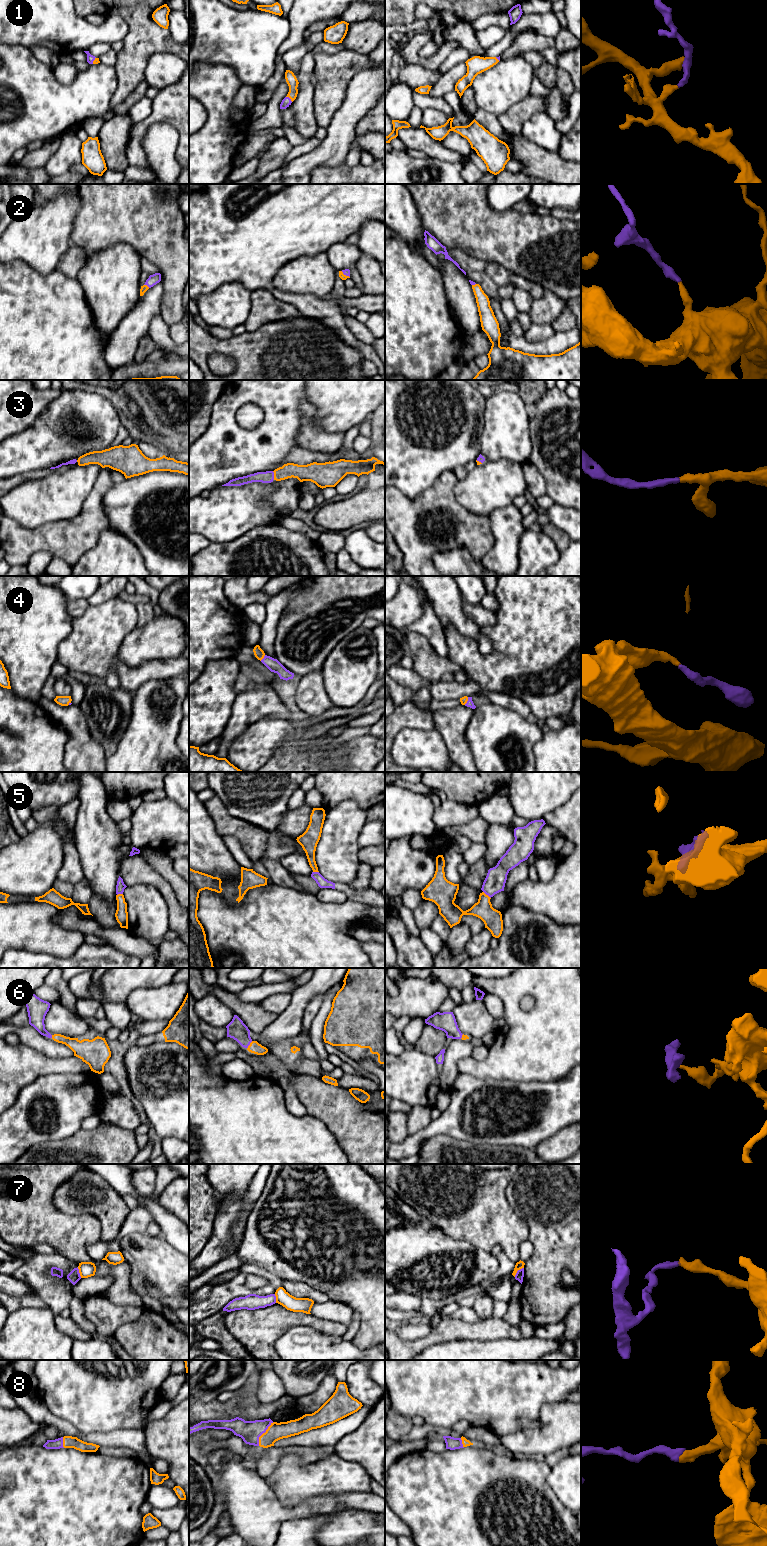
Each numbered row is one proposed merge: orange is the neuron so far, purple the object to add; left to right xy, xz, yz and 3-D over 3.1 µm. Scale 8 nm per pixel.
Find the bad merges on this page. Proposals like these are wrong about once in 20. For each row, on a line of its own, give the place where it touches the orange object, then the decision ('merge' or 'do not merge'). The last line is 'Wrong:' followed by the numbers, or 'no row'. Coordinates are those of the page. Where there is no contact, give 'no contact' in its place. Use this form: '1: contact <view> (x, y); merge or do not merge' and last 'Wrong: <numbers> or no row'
1: contact xz (289, 97); merge
2: contact xy (146, 285); merge
3: contact xz (274, 475); merge
4: contact xz (262, 658); merge
5: contact yz (487, 895); merge
6: contact xz (249, 1045); merge
7: contact yz (517, 1270); do not merge
8: contact xz (262, 1434); merge
Wrong: 7

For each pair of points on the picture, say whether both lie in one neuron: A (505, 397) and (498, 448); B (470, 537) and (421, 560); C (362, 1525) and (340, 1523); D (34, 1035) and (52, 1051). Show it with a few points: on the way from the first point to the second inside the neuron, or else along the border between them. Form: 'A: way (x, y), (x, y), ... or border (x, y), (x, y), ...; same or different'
A: way (505, 410), (505, 430), (502, 435); same
B: way (450, 511), (439, 505), (418, 512), (415, 533); same
C: way (357, 1525), (345, 1525); same
D: way (38, 1039), (48, 1047); same

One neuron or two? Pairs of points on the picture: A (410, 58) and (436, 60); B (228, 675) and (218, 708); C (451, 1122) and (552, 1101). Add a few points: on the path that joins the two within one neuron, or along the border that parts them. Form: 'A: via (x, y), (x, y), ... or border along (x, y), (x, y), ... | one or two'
A: via (416, 59), (422, 62), (430, 62) | one
B: via (220, 683), (218, 685), (218, 700) | one
C: via (479, 1138), (505, 1138), (536, 1128) | one

